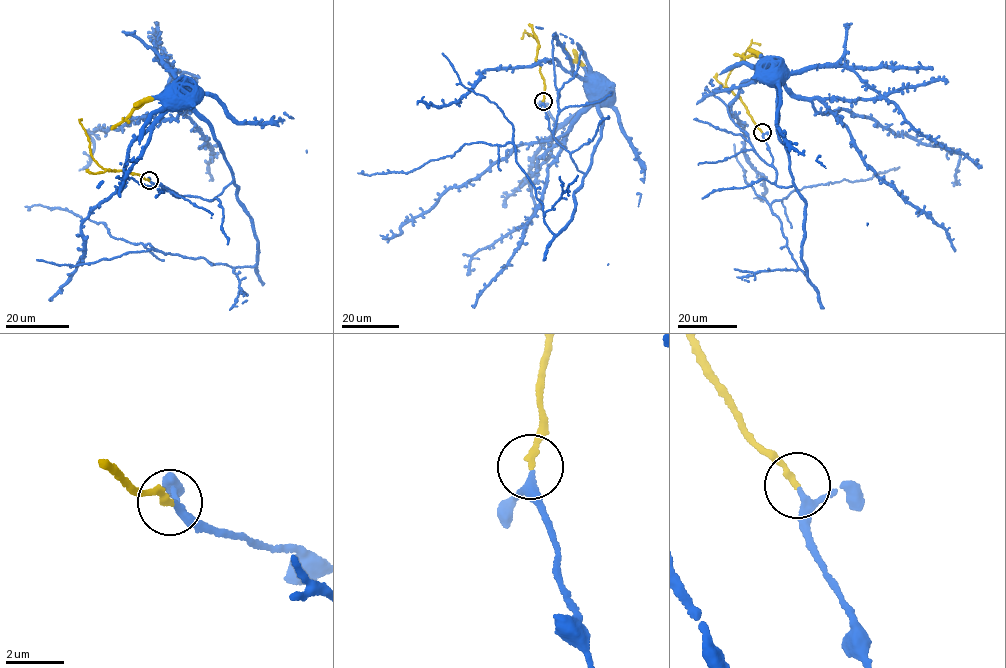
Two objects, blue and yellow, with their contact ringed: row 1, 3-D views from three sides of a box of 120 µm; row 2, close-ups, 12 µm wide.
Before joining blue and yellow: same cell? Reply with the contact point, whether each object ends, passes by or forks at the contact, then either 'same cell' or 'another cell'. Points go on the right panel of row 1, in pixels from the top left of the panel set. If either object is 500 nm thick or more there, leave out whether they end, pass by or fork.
at (762, 132); blue passes by; yellow ends there; same cell

